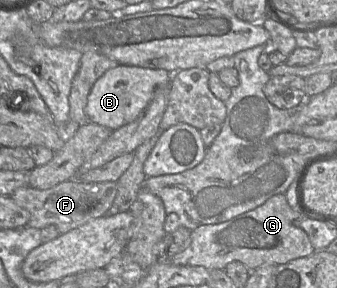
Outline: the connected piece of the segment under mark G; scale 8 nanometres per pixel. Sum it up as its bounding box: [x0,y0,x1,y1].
[169,194,315,271]

